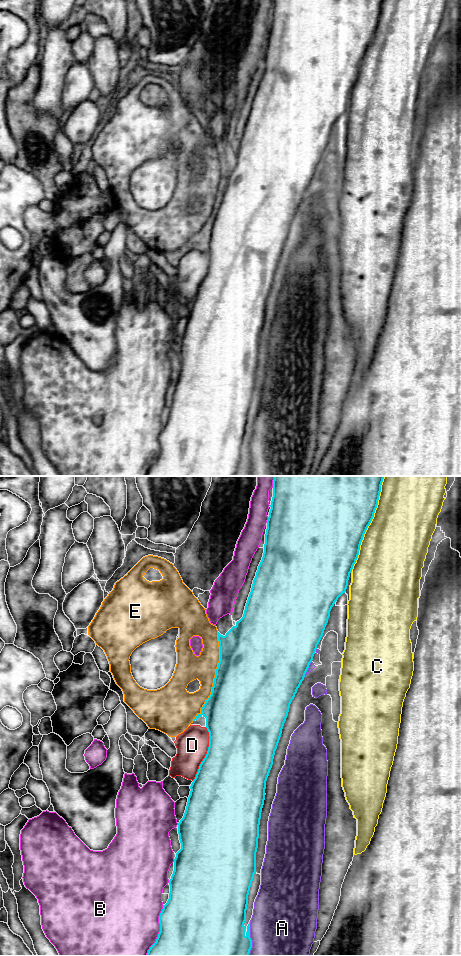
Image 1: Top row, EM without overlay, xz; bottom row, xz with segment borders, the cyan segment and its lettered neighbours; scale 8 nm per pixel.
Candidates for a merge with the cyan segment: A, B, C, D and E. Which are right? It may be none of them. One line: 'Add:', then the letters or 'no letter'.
Add: no letter

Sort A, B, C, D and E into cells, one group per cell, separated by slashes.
A / B / C / D / E

